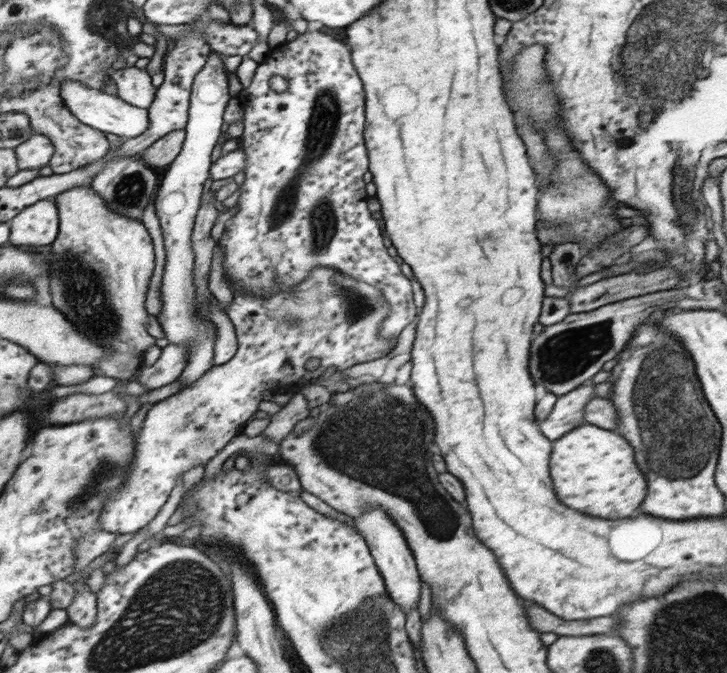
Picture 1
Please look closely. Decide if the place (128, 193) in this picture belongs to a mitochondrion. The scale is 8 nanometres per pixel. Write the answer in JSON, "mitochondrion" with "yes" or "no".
{"mitochondrion":"yes"}

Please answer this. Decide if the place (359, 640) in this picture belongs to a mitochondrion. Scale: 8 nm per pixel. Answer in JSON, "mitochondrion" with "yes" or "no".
{"mitochondrion":"yes"}

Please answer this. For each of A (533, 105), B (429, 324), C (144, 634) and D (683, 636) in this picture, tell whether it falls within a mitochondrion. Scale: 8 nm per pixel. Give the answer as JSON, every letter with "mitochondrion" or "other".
{"A":"other","B":"other","C":"mitochondrion","D":"mitochondrion"}

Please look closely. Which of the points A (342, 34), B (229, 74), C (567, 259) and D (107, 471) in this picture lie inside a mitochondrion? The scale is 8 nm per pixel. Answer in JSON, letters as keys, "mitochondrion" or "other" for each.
{"A":"other","B":"other","C":"other","D":"mitochondrion"}

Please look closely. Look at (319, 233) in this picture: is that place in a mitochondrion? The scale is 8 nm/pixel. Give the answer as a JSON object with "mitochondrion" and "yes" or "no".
{"mitochondrion":"yes"}

